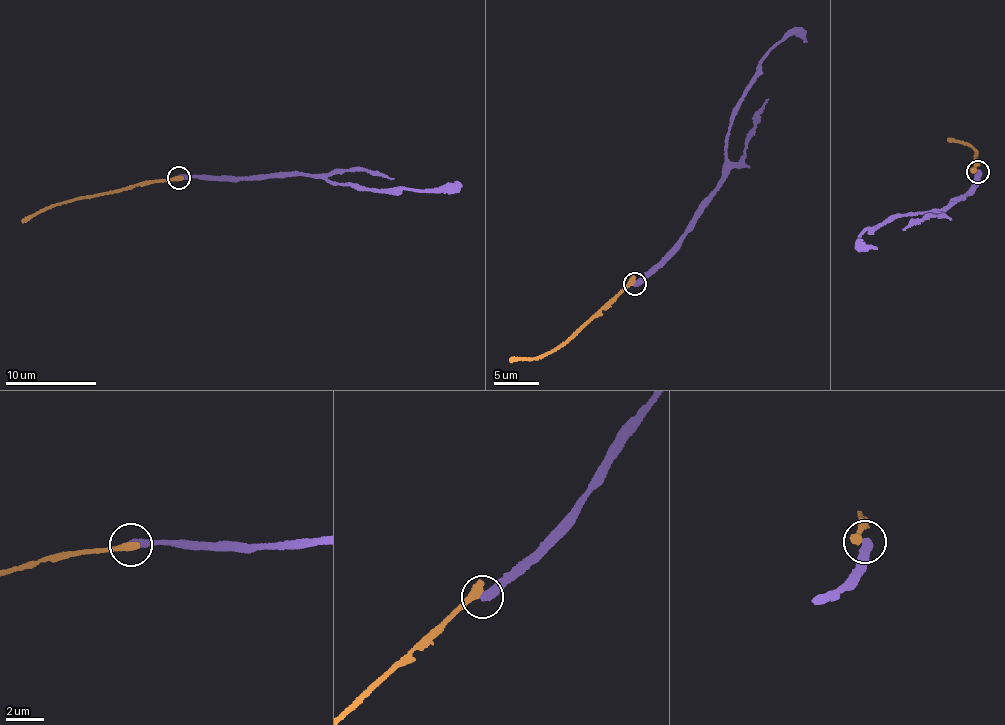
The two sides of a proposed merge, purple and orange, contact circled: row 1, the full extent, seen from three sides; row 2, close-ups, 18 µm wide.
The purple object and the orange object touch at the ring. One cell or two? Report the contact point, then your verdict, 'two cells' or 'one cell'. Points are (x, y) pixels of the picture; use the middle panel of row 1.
at (634, 284); two cells

